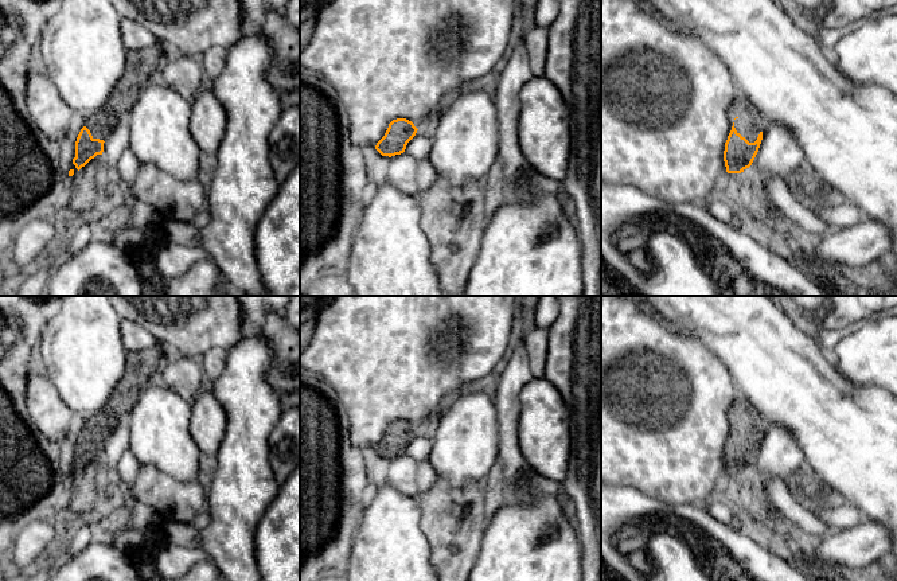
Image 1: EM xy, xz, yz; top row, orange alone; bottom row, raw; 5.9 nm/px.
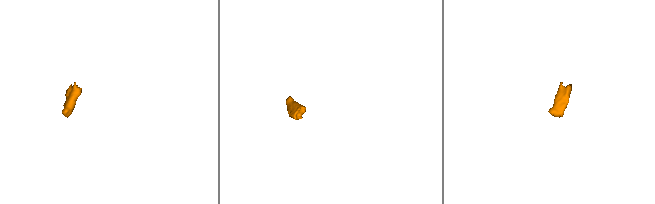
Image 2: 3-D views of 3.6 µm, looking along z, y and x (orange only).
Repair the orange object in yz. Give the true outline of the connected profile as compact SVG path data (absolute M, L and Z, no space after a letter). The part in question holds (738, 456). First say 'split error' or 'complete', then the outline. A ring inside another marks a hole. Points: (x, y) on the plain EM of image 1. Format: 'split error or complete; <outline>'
split error; M737 399L742 409L742 418L734 420L725 444L724 463L728 475L741 475L749 469L758 453L765 424L760 421L754 409Z

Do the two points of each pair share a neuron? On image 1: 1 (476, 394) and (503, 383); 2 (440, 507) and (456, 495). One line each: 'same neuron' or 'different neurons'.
1: different neurons
2: same neuron

